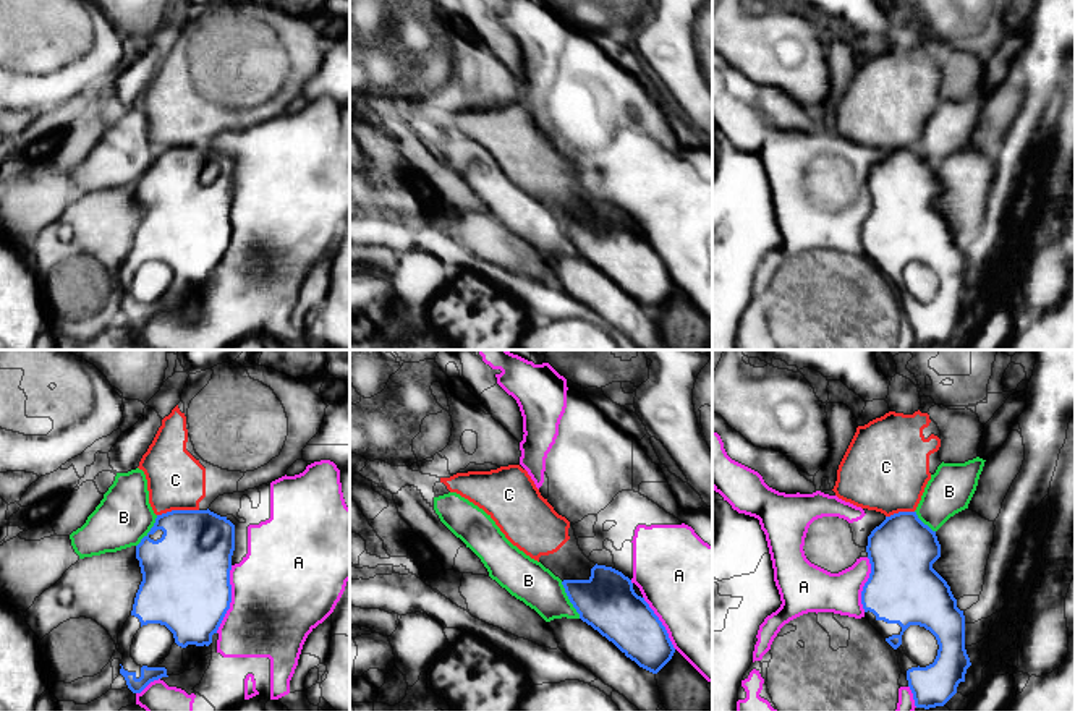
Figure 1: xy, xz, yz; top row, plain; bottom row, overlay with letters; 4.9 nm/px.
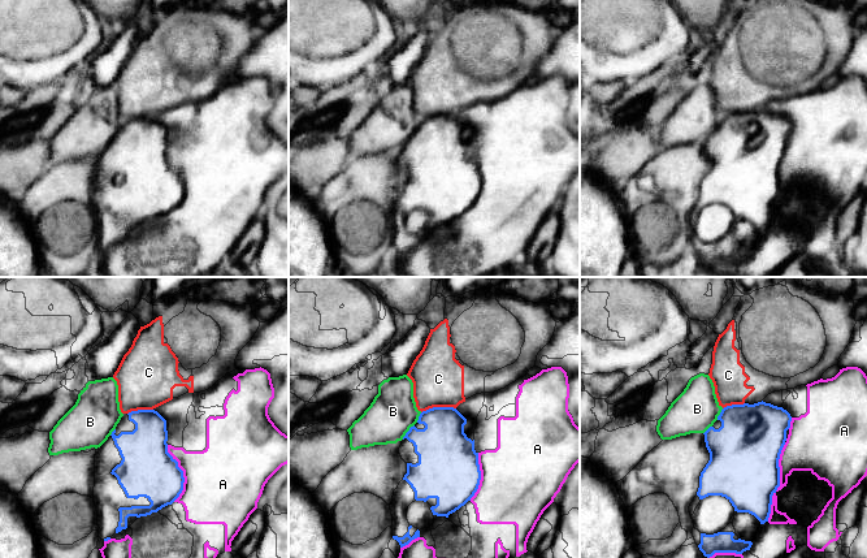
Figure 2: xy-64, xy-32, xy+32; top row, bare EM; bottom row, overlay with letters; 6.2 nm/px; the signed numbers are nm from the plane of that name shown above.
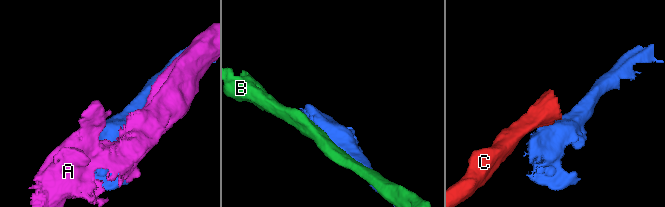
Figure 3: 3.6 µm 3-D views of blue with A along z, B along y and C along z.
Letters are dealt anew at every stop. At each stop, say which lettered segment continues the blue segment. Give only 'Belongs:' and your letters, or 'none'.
Belongs: none

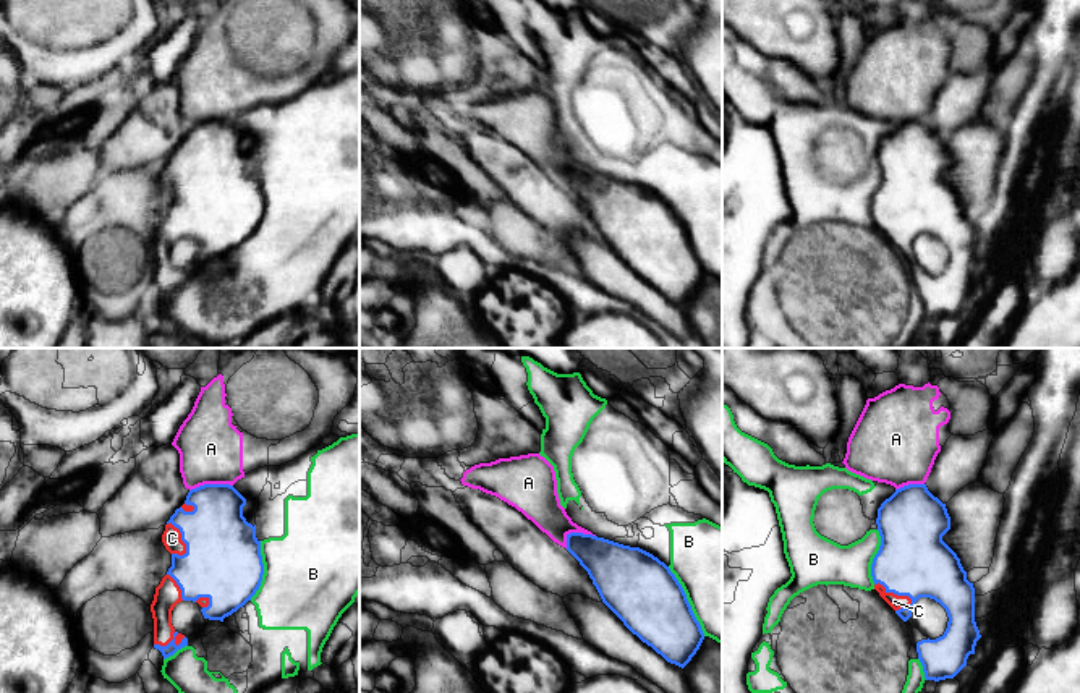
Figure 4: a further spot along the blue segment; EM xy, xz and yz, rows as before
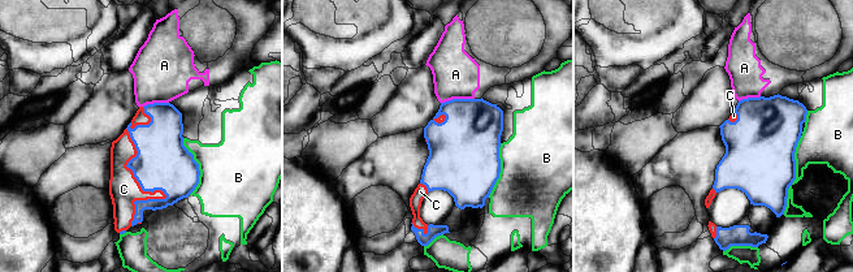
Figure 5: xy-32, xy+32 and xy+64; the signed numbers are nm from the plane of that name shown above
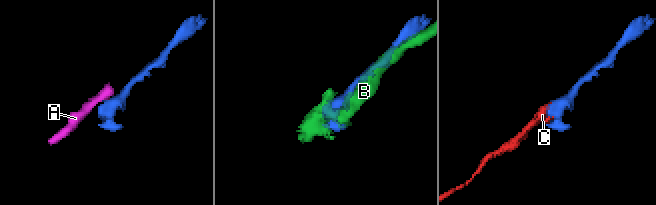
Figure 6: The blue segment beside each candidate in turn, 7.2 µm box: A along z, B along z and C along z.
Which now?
Belongs: C

